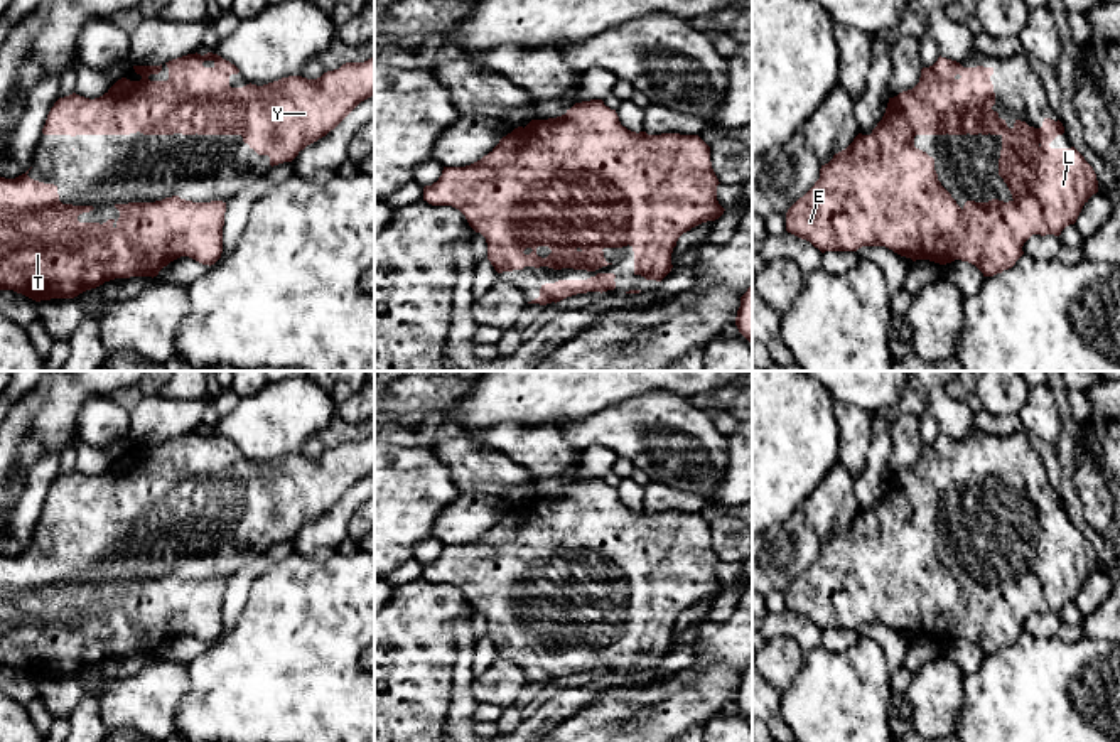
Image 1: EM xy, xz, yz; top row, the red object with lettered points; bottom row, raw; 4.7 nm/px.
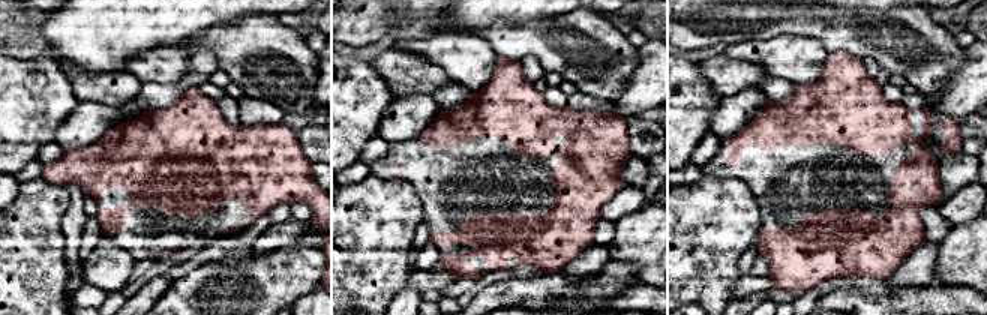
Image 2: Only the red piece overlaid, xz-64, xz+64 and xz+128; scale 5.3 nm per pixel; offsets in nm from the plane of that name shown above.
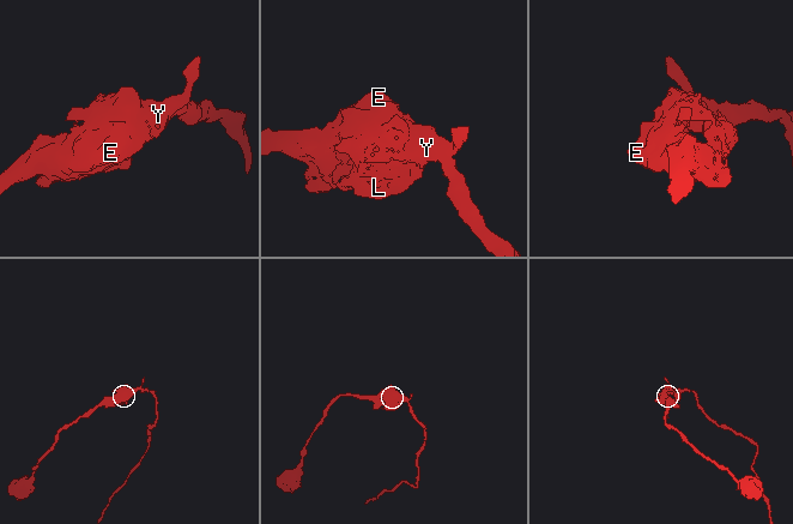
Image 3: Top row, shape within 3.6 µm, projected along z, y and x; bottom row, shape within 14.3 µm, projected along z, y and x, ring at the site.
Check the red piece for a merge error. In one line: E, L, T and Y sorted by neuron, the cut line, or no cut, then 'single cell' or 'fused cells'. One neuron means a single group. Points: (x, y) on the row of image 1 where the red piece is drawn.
groups E L T Y; cut none; single cell

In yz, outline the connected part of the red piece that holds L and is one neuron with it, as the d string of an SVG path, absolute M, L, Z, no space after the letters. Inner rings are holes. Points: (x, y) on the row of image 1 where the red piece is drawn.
M938 57L938 61L921 69L919 83L907 91L899 93L894 98L889 98L886 113L882 120L877 123L877 126L872 130L870 135L859 133L853 142L842 152L835 153L833 159L821 165L820 169L820 179L815 182L815 186L800 197L786 212L786 231L810 241L815 248L818 248L821 253L825 251L857 251L862 246L886 246L892 250L894 253L916 260L929 260L940 265L951 263L955 260L968 261L975 265L983 277L993 277L997 273L1002 273L1004 270L1009 270L1015 265L1015 261L1024 255L1022 246L1032 234L1054 234L1059 236L1061 231L1074 224L1083 206L1088 202L1088 199L1098 192L1098 180L1093 167L1085 160L1085 157L1074 148L1051 148L1049 143L1058 137L1064 133L1063 123L1058 120L1044 118L1041 128L1029 126L1026 121L1015 120L1014 126L1009 128L1005 120L999 116L997 111L992 110L995 105L995 93L993 84L990 81L990 76L993 74L993 67L963 67L960 62ZM916 135L1000 135L1002 137L1002 150L999 159L999 175L1007 184L1012 199L1009 202L992 199L988 202L975 202L967 201L963 207L956 204L956 201L951 197L951 194L941 186L938 180L938 174L934 170L934 159L929 157L926 152L914 147L914 137Z

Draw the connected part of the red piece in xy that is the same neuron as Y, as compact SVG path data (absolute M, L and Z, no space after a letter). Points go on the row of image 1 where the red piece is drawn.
M207 52L187 54L165 62L169 67L167 81L150 81L150 74L159 74L160 66L133 66L135 73L142 76L140 81L127 78L118 79L103 96L89 99L76 93L59 98L51 108L44 135L241 135L243 142L250 145L258 155L268 155L270 165L292 162L307 145L326 137L334 130L361 101L374 94L374 56L364 62L346 62L339 69L327 71L317 79L302 76L288 76L278 81L256 86L246 84L243 88L231 88L229 76L238 74L240 69L218 54Z

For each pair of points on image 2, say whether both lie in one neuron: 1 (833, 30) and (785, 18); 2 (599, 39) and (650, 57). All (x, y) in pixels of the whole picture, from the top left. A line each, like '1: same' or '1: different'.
1: same
2: different

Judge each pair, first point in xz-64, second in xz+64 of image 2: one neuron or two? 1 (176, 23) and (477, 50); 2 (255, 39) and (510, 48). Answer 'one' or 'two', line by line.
1: two
2: one

